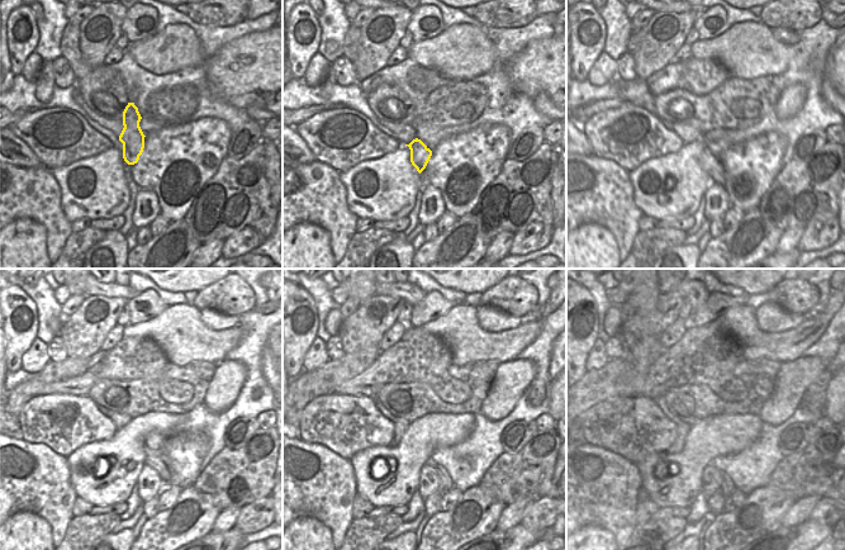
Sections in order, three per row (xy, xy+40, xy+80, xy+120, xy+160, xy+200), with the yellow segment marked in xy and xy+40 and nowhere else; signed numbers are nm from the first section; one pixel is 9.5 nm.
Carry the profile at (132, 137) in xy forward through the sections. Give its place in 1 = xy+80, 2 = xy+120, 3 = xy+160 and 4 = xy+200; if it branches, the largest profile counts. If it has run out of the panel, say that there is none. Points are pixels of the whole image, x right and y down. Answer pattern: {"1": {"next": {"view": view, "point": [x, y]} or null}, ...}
{"1": {"next": {"view": "xy+80", "point": [711, 164]}}, "2": {"next": {"view": "xy+120", "point": [152, 441]}}, "3": {"next": {"view": "xy+160", "point": [446, 484]}}, "4": {"next": {"view": "xy+200", "point": [729, 486]}}}

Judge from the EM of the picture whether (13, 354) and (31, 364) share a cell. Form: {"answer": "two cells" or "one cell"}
{"answer": "two cells"}

